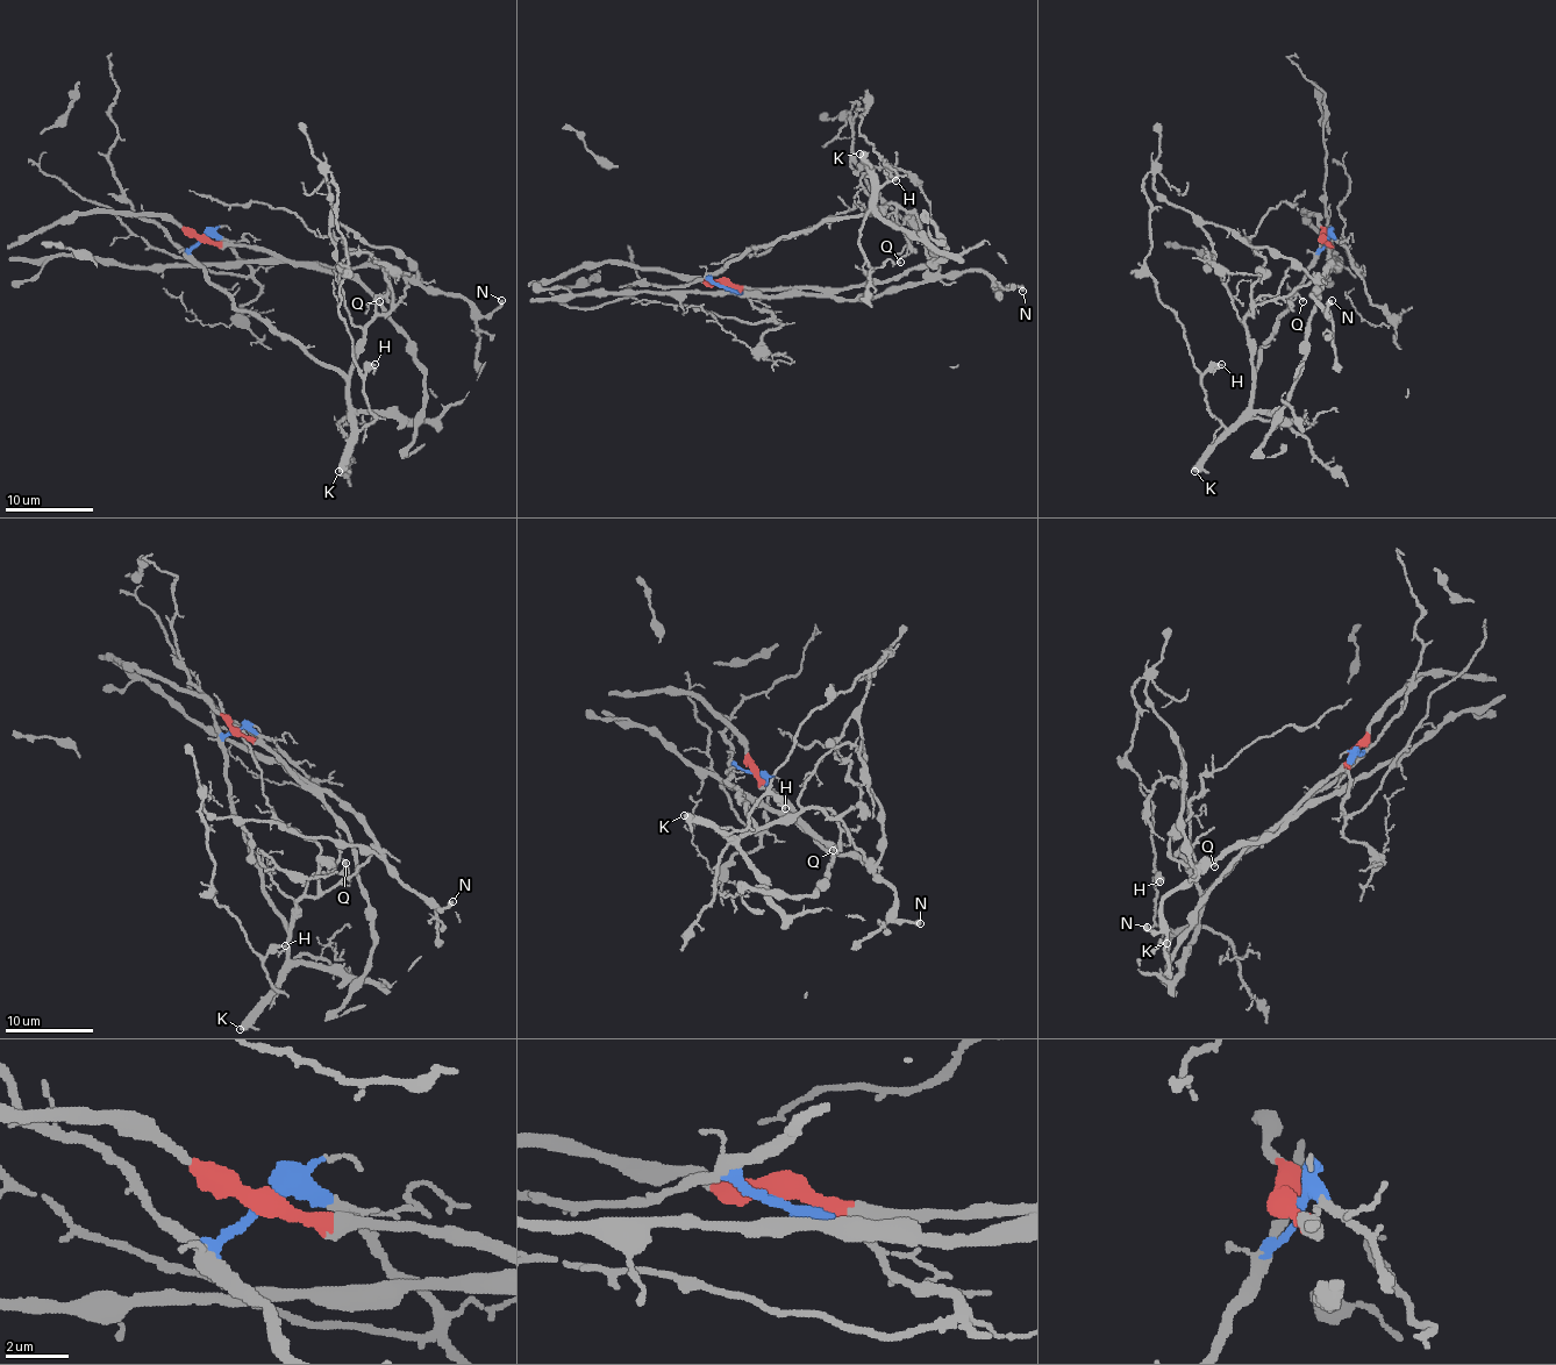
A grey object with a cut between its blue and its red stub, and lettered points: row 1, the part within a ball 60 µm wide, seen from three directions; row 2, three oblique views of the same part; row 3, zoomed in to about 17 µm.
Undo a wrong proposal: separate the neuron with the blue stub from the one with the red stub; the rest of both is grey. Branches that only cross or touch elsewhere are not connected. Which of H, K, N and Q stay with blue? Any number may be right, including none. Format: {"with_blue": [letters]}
{"with_blue": ["H", "K", "Q"]}

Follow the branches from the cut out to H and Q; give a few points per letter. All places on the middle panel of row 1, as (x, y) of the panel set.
H: (722, 286), (711, 278), (750, 249), (828, 220), (865, 214), (870, 198), (897, 173), (885, 161), (897, 180)
Q: (722, 286), (711, 278), (752, 249), (885, 205), (897, 207), (907, 251), (901, 262)

